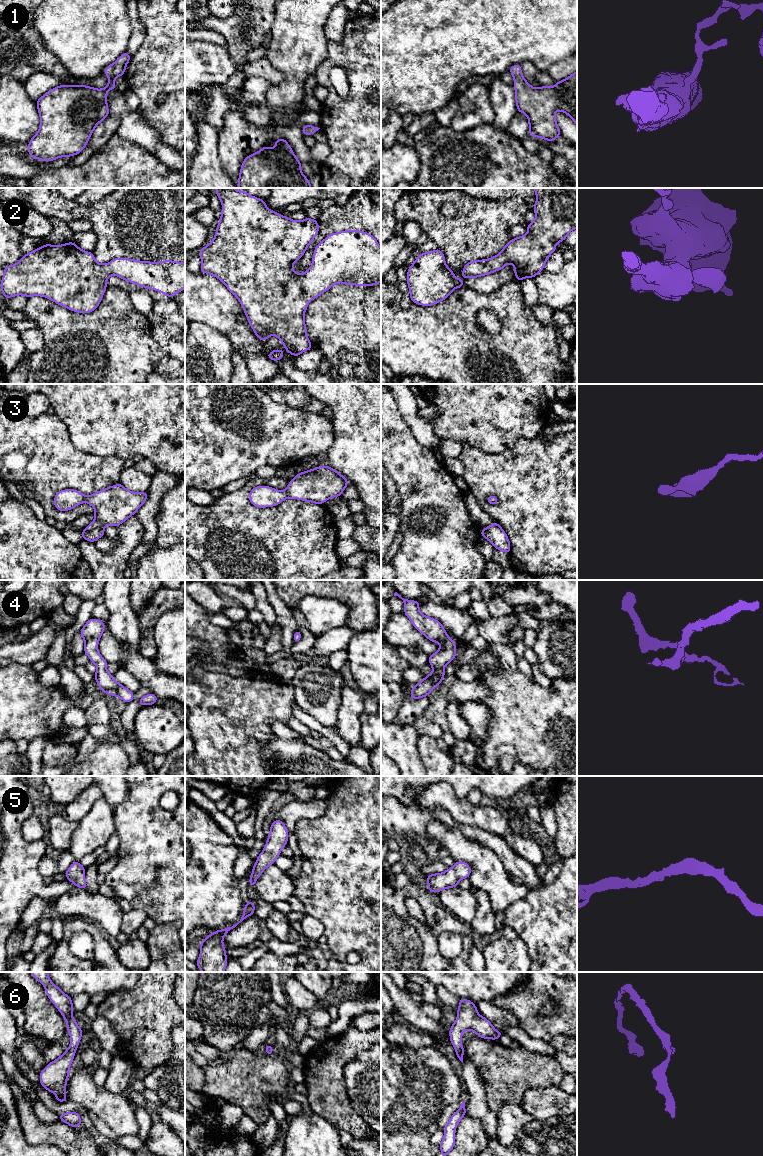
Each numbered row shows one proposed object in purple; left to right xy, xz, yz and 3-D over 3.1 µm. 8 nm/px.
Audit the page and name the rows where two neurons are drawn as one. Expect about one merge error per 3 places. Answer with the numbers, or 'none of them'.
none of them

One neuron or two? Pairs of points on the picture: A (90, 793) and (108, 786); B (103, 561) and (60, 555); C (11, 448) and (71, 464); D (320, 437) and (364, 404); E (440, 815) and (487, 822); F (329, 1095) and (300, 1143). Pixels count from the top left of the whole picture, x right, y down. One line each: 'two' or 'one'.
A: two
B: two
C: one
D: two
E: two
F: two

